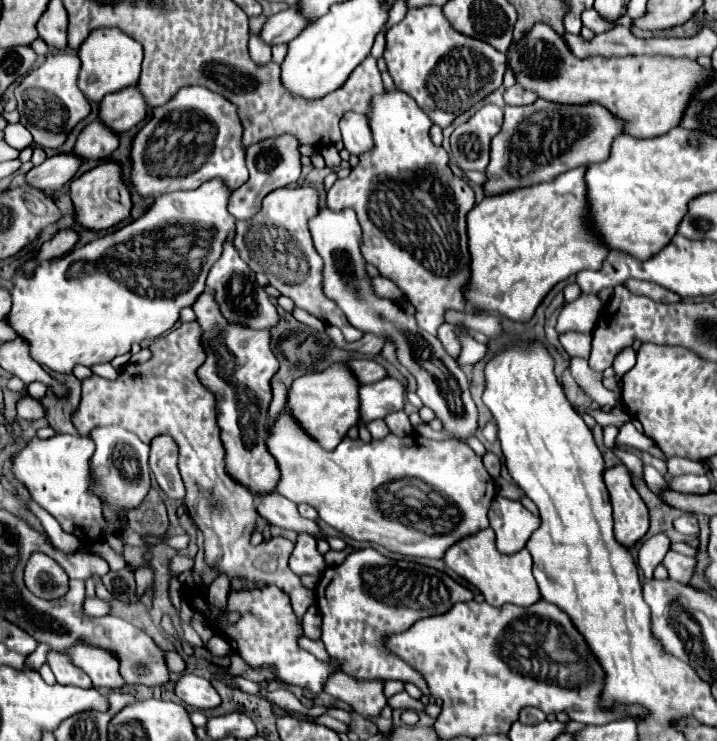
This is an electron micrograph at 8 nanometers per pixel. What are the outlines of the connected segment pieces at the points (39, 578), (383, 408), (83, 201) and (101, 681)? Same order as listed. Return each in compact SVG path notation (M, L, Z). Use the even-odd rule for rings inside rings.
M34 552L24 568L24 584L40 598L54 600L68 592L68 574L44 552Z
M394 378L378 380L374 384L362 384L358 394L360 394L362 424L384 418L390 412L402 410L404 406L404 386Z
M104 162L90 172L82 174L80 178L72 180L70 184L70 198L74 204L74 220L84 230L108 230L116 224L120 224L124 218L128 218L132 202L130 202L130 190L122 182L120 166L114 162Z
M78 642L78 644L74 644L74 648L66 650L66 656L70 658L70 662L74 666L84 670L92 678L94 688L118 690L118 688L126 686L114 652L86 644L86 642Z

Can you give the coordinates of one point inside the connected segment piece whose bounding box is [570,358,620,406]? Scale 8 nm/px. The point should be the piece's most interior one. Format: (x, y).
(591, 382)

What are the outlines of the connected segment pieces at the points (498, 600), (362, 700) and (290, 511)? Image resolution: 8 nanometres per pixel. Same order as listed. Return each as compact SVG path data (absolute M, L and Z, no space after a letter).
M490 528L480 530L460 542L456 542L454 546L450 546L444 556L444 562L458 576L462 576L472 586L476 586L482 592L484 600L494 608L502 608L502 604L516 604L516 606L528 608L530 604L536 604L540 600L540 590L532 576L530 552L526 548L522 548L522 552L516 552L514 556L500 554L494 546L494 532Z
M336 672L334 676L330 676L330 680L326 680L324 692L348 702L352 710L366 720L380 716L386 706L382 680L356 680L344 672Z
M268 494L268 496L258 496L258 512L262 518L266 518L270 524L294 530L298 534L310 534L316 540L322 538L320 528L314 520L306 520L298 514L298 508L294 502L286 500L284 496L278 494Z

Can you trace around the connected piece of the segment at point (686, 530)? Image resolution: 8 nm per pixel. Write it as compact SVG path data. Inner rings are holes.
M684 514L680 518L674 520L674 528L680 534L688 534L688 536L696 536L698 534L698 520L692 514Z

